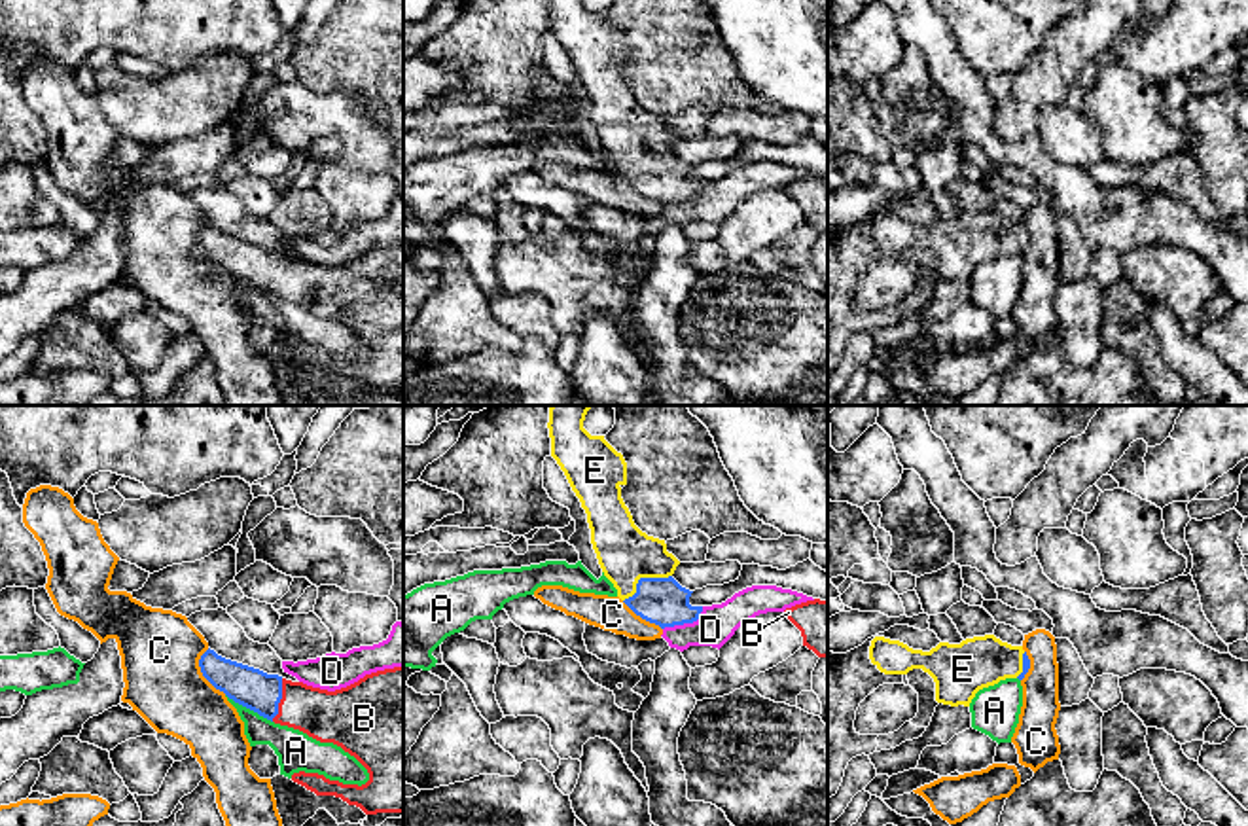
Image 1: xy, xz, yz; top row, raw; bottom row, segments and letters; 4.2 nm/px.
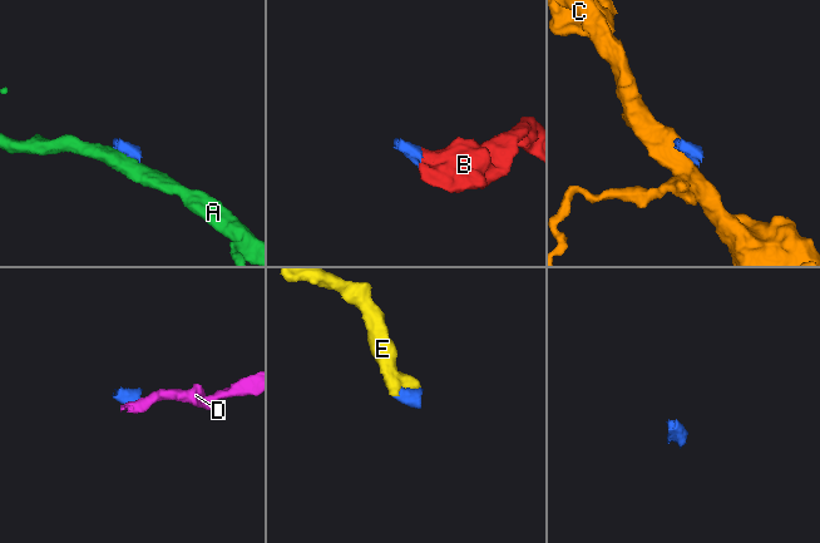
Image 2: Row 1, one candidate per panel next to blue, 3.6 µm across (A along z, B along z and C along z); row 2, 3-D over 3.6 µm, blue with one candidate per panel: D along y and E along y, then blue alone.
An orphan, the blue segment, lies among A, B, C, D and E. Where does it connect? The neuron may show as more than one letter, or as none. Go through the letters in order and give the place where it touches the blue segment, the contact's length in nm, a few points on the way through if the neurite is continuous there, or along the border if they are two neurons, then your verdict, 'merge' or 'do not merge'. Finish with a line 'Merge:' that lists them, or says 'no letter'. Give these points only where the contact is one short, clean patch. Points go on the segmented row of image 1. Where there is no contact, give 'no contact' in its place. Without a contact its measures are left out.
A: meets blue in xy at (249, 707); contact 240 nm long; border along xy (226, 694), (271, 722); do not merge
B: meets blue in xy at (281, 698); contact 190 nm long; runs through xy (252, 688), (281, 698), (336, 717); merge
C: meets blue in xy at (201, 671); contact 220 nm long; border along xy (207, 648), (199, 660), (199, 671), (226, 694); do not merge
D: meets blue in xz at (686, 622); contact 200 nm long; border along xz (703, 607), (695, 620), (663, 629); do not merge
E: meets blue in xz at (642, 578); contact 240 nm long; runs through xz (663, 601), (642, 578), (641, 569), (625, 554); merge
Merge: B, E

